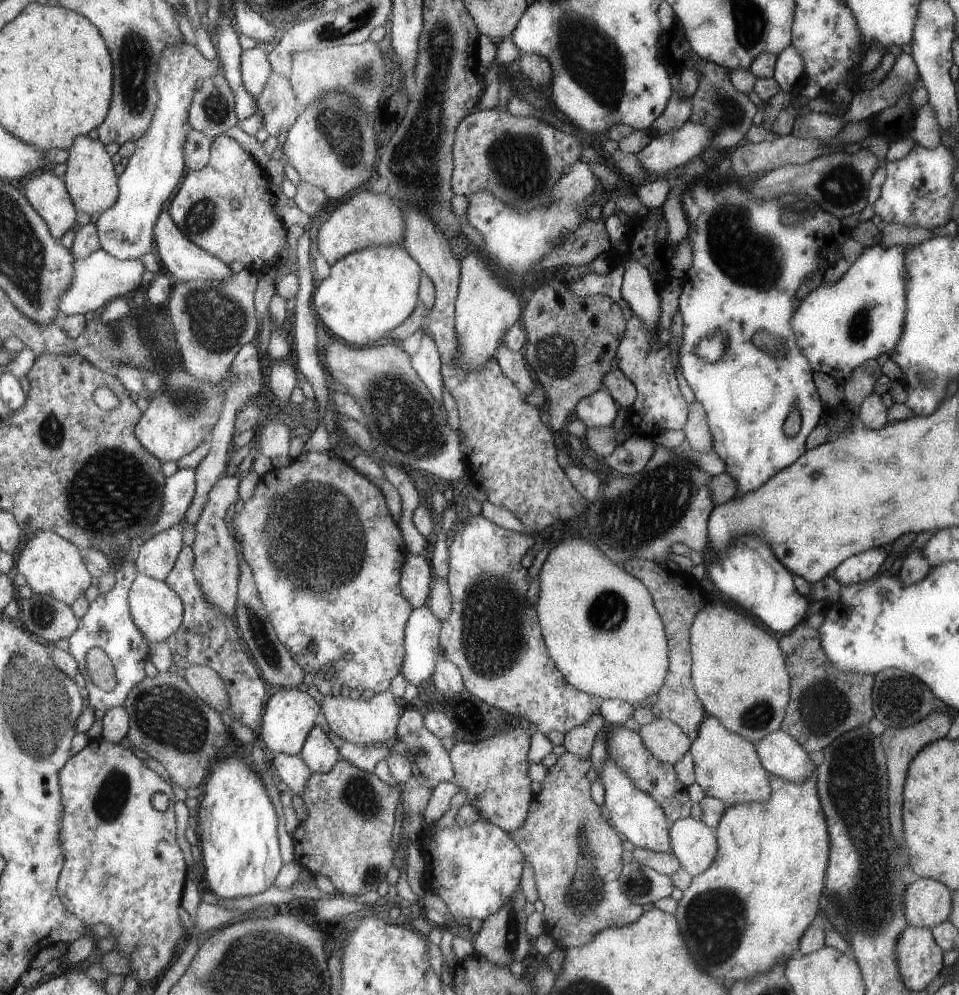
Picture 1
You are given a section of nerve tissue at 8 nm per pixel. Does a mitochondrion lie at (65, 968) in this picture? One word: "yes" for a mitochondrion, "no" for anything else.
no

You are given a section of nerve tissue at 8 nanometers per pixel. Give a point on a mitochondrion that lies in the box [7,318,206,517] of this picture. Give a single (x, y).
(51, 433)

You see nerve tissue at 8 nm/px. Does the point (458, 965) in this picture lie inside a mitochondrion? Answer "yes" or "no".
no

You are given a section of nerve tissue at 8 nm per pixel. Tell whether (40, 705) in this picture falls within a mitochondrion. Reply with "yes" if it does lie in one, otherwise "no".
yes

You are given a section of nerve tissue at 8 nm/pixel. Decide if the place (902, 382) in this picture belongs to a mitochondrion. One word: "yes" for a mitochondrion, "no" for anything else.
no

